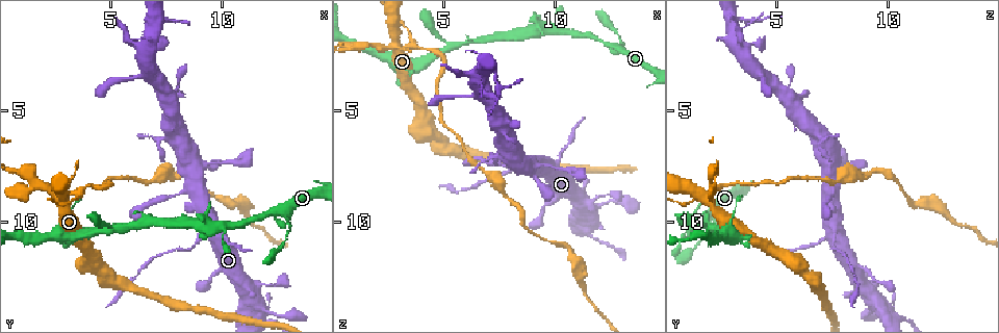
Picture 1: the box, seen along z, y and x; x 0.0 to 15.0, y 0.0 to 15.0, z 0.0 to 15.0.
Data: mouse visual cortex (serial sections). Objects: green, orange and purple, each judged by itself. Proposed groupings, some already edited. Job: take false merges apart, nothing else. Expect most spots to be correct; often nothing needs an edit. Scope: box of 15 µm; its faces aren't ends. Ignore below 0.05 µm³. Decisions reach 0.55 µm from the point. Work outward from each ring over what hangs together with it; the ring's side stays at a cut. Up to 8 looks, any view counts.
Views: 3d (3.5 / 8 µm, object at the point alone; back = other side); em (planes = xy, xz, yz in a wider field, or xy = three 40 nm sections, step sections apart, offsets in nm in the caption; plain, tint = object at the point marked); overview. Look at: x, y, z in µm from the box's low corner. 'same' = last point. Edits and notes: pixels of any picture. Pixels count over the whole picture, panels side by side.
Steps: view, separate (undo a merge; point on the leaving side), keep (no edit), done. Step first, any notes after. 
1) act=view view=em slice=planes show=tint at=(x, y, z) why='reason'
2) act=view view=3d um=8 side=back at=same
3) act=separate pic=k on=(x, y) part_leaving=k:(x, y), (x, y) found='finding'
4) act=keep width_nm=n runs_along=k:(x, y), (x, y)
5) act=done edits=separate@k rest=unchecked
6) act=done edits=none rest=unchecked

act=view view=3d um=3.5 side=back at=(2.8, 9.1, 2.0) why='four arms meet'

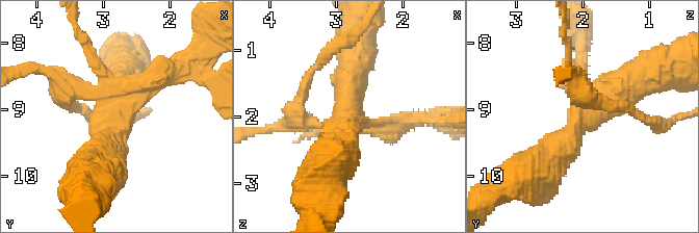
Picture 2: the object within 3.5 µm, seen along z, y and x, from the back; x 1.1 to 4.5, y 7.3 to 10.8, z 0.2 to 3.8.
act=view view=em slice=xy step=5 show=tint at=(2.85, 9.10, 2.00) why='need the tissue'

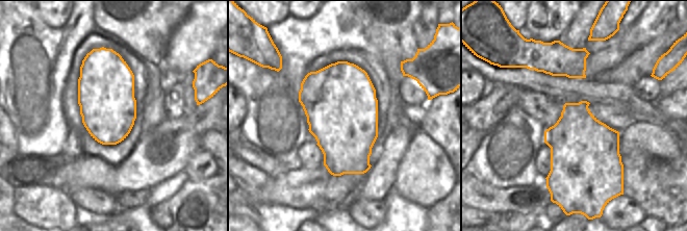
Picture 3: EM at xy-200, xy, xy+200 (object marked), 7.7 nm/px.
act=separate pic=2 on=(60, 96) found='a second cell is stuck on'

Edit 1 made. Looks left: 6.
act=view view=overview why='redraw'

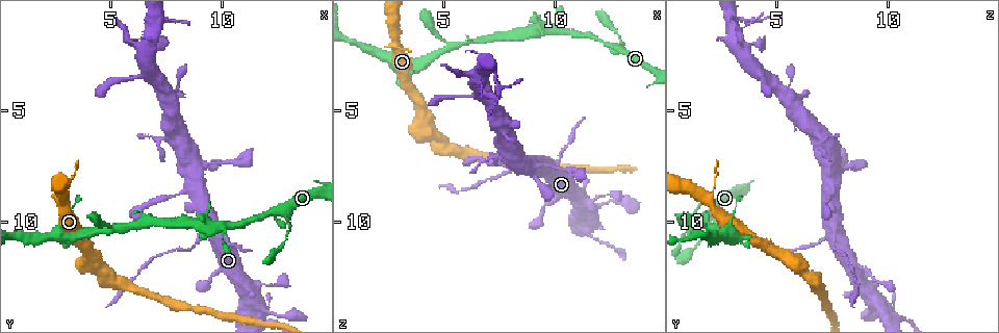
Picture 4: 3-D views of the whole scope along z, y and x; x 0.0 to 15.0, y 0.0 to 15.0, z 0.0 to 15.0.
act=view view=3d um=3.5 side=back at=(13.0, 9.8, 2.0) why='three arms meet'

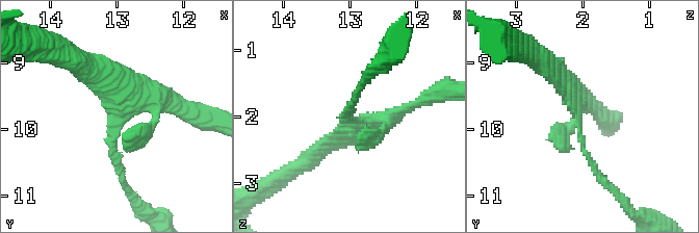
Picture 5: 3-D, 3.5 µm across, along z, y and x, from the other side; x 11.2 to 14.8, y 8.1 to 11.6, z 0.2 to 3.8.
act=view view=em slice=xy step=1 show=tint at=(12.95, 9.75, 2.10) arms=3 arm_widths_nm=100,250,250 why='now the EM'

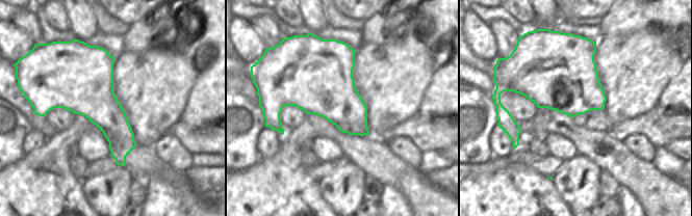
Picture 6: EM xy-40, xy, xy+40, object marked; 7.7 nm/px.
act=keep runs_along=5:(551, 66), (570, 88), (580, 146), (597, 175) found='all the same cell'

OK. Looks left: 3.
act=view view=3d um=3.5 at=(8.2, 11.3, 7.5) why='narrows sharply'

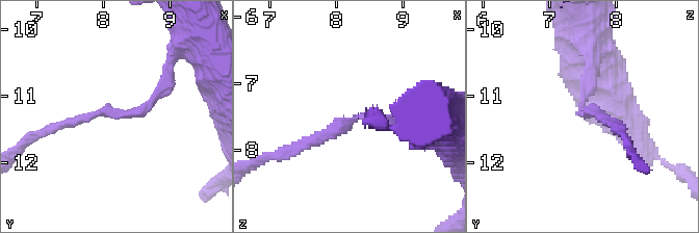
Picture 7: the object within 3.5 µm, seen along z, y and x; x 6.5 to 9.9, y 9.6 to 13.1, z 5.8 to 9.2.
act=view view=em slice=xy step=2 show=plain at=(8.30, 11.30, 7.55) why='shape alone is not enough'

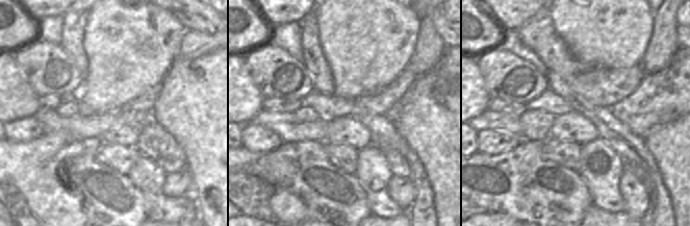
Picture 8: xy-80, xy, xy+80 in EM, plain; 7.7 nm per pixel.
act=view view=em slice=xy step=2 show=tint at=same

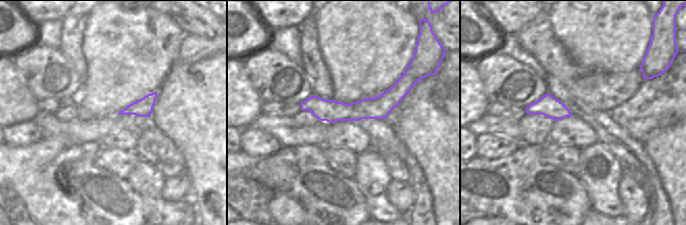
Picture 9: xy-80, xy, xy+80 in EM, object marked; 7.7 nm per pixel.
act=separate pic=7 on=(321, 138) found='two cells meet here'

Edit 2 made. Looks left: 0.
act=done edits=separate@2,separate@7 rest=unchecked

